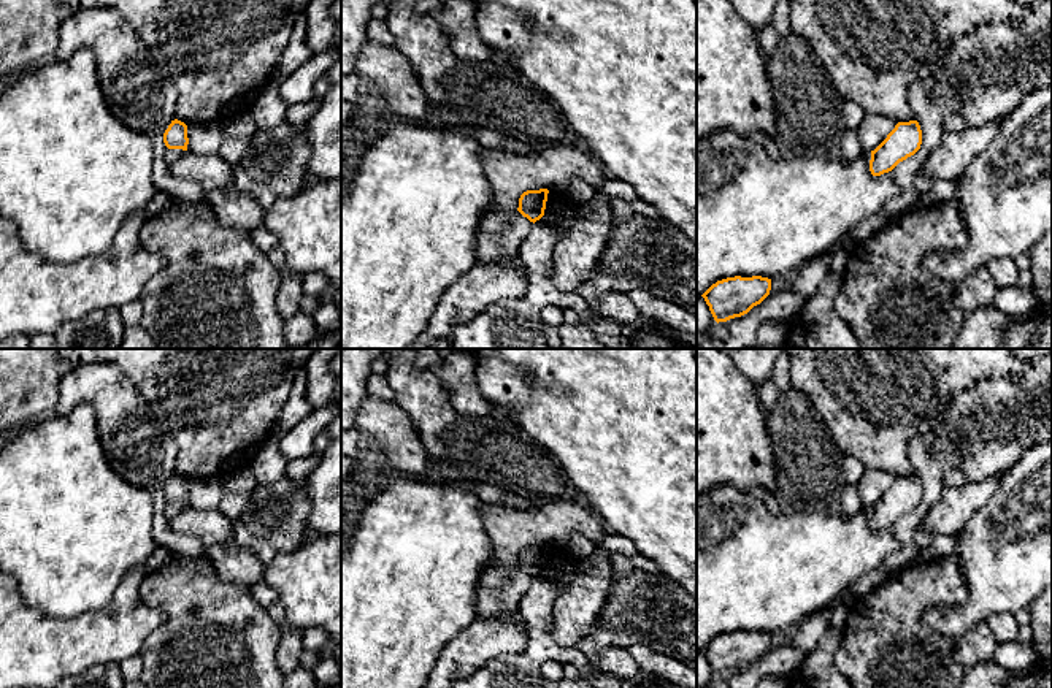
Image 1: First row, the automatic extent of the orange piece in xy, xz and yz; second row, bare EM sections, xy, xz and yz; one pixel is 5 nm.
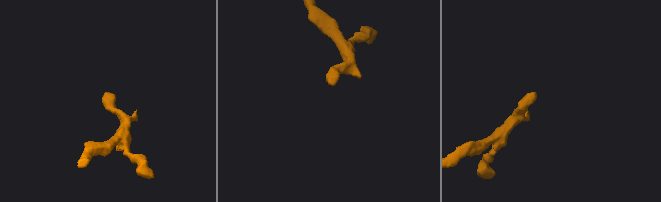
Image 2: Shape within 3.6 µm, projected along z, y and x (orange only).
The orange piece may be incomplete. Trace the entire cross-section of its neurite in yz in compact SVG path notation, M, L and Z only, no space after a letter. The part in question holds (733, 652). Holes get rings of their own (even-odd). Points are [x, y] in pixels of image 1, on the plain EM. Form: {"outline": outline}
{"outline": "M735 631L717 636L701 652L719 678L747 669L770 650L770 645L771 634L768 633Z"}

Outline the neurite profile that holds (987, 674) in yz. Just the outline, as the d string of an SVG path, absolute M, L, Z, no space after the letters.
M990 658L971 666L960 688L1006 688L1012 677L1014 671L1004 669Z

